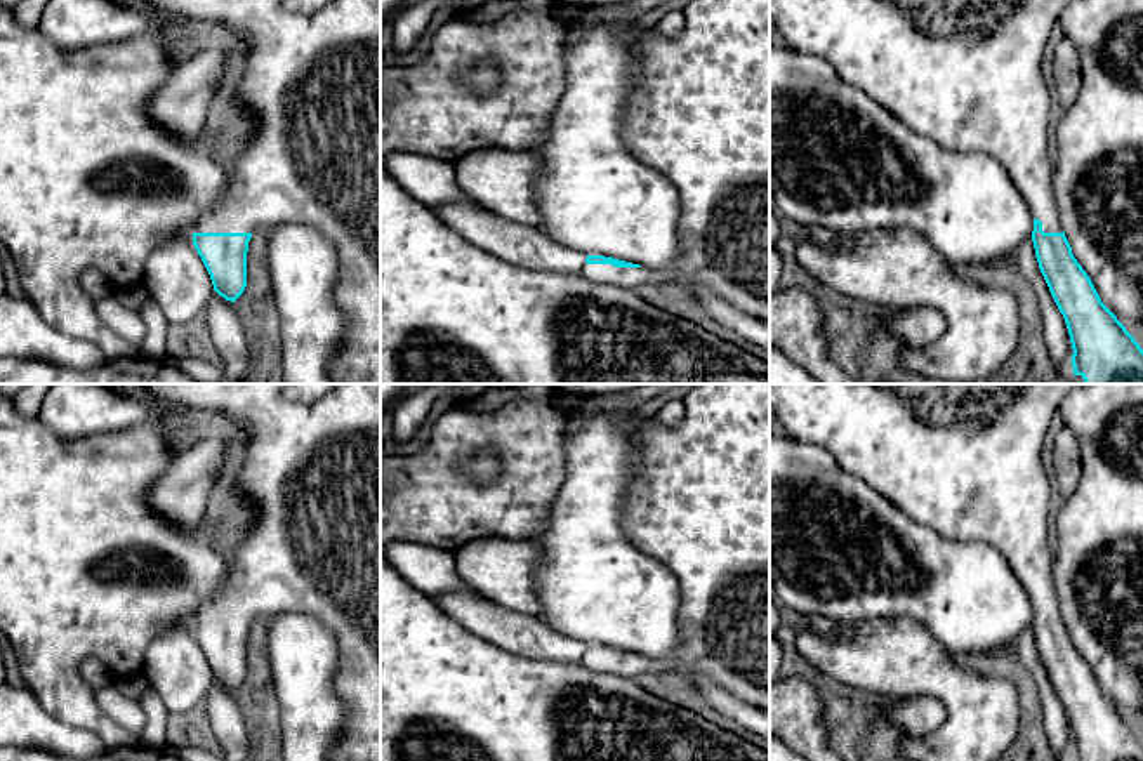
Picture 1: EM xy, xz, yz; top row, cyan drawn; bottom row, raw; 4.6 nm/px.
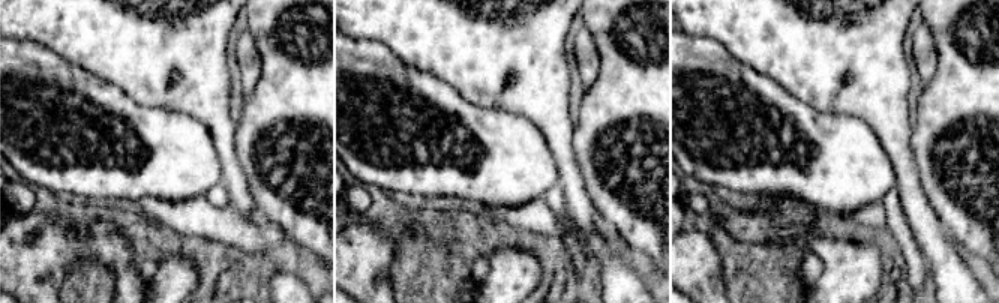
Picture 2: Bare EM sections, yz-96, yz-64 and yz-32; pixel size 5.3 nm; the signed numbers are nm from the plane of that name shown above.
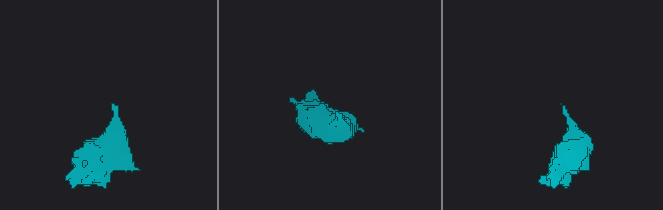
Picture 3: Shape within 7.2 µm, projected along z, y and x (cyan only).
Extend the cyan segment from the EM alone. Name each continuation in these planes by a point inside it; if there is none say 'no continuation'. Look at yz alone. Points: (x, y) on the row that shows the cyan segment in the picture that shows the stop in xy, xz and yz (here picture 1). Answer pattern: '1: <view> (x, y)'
1: yz (964, 73)

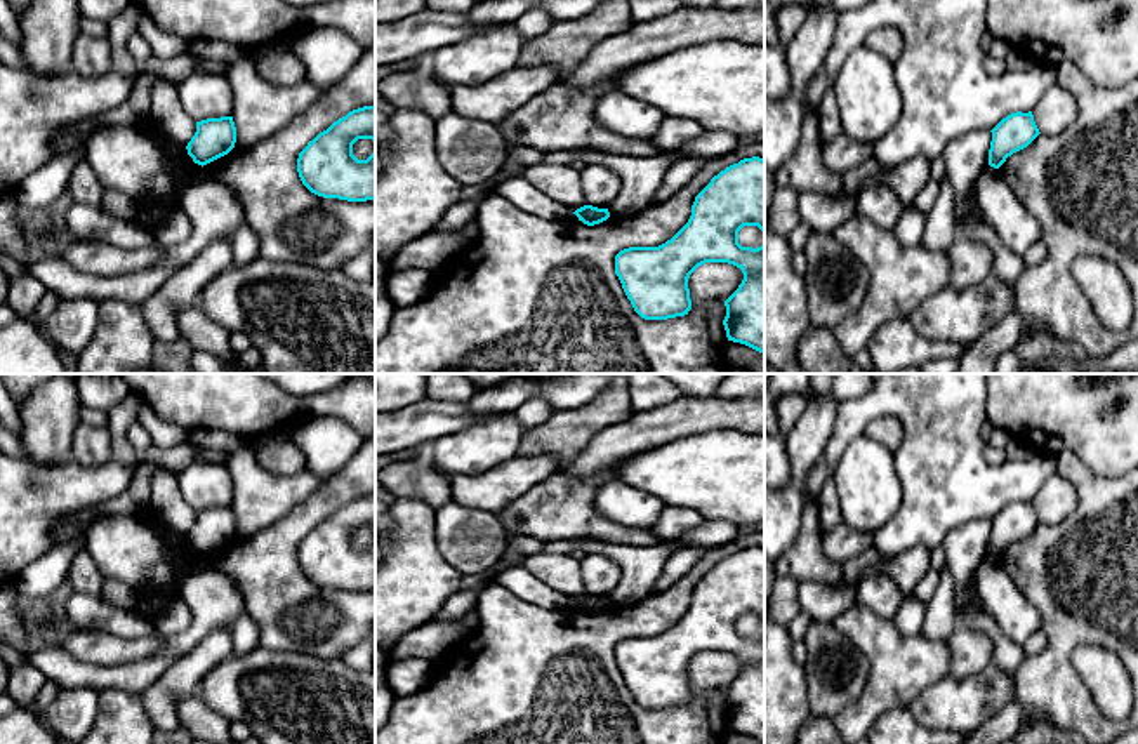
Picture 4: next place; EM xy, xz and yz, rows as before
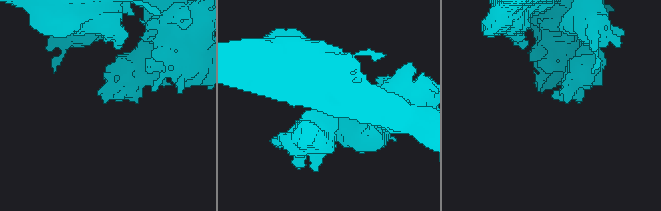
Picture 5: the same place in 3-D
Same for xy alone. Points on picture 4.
no continuation

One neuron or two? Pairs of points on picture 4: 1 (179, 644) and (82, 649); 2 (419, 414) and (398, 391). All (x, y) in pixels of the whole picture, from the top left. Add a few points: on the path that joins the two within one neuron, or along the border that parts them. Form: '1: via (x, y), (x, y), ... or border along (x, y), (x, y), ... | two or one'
1: border along (164, 638), (164, 647), (158, 652), (127, 663) | two
2: border along (426, 397), (393, 412) | two

